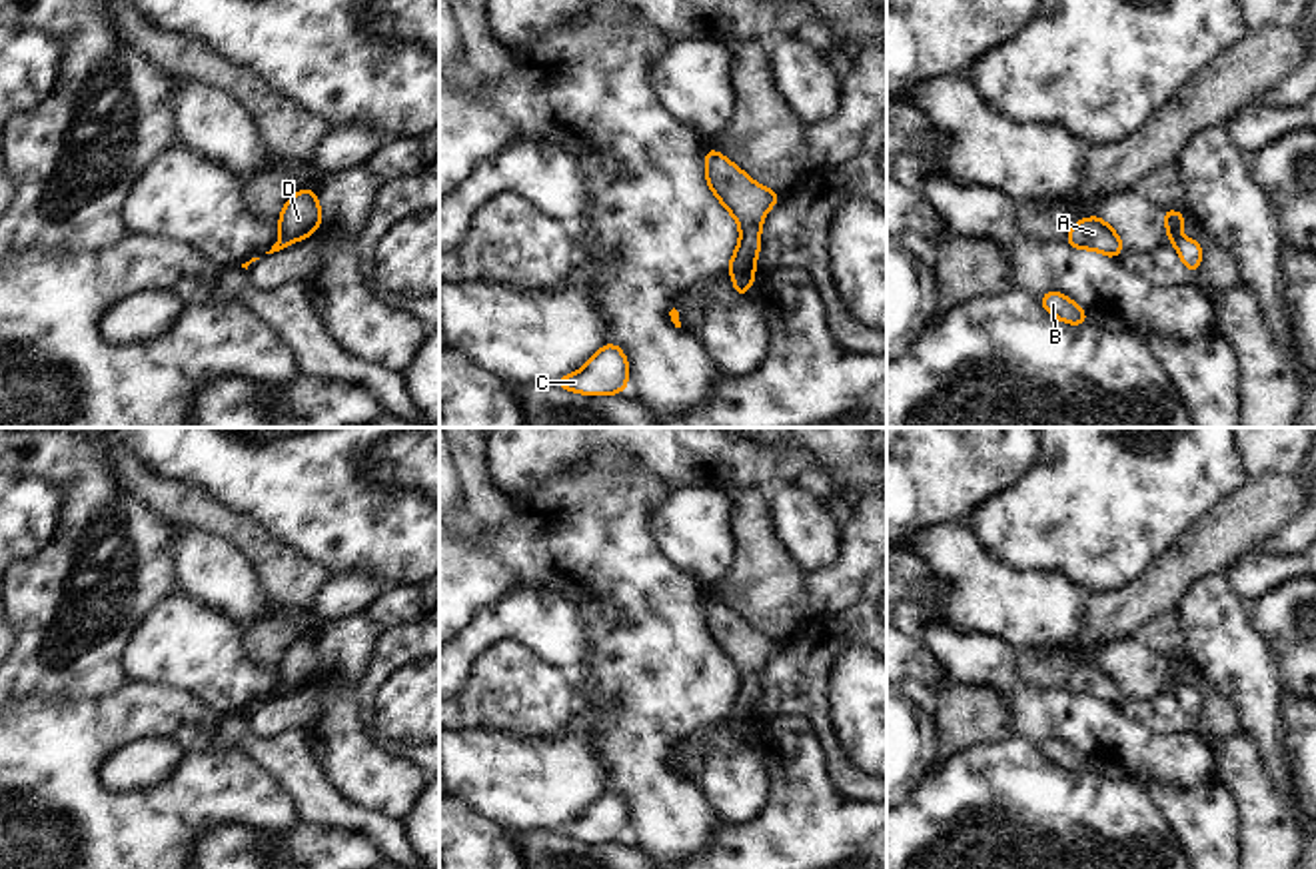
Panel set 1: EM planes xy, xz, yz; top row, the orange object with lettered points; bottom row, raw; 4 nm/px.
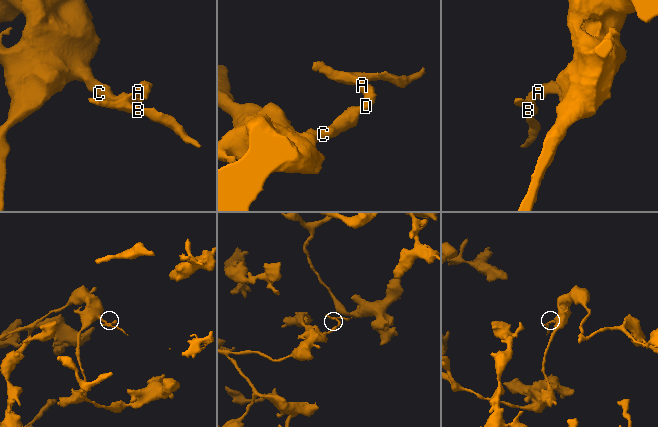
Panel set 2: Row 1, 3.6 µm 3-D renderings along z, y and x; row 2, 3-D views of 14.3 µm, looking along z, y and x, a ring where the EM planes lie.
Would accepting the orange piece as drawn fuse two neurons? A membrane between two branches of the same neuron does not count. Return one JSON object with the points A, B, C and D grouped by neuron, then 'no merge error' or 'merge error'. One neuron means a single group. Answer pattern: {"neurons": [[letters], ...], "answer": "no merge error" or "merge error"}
{"neurons": [["A", "B", "D"], ["C"]], "answer": "merge error"}

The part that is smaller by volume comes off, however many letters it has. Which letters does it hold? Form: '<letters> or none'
A, B, D

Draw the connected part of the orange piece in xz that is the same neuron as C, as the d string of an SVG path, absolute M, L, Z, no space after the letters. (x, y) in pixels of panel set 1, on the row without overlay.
M605 791L579 819L559 825L553 833L585 843L613 843L627 839L629 821L631 817L623 797Z

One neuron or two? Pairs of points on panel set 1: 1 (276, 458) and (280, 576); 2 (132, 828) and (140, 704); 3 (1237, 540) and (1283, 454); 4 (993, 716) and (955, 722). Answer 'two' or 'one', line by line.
1: two
2: one
3: two
4: one

